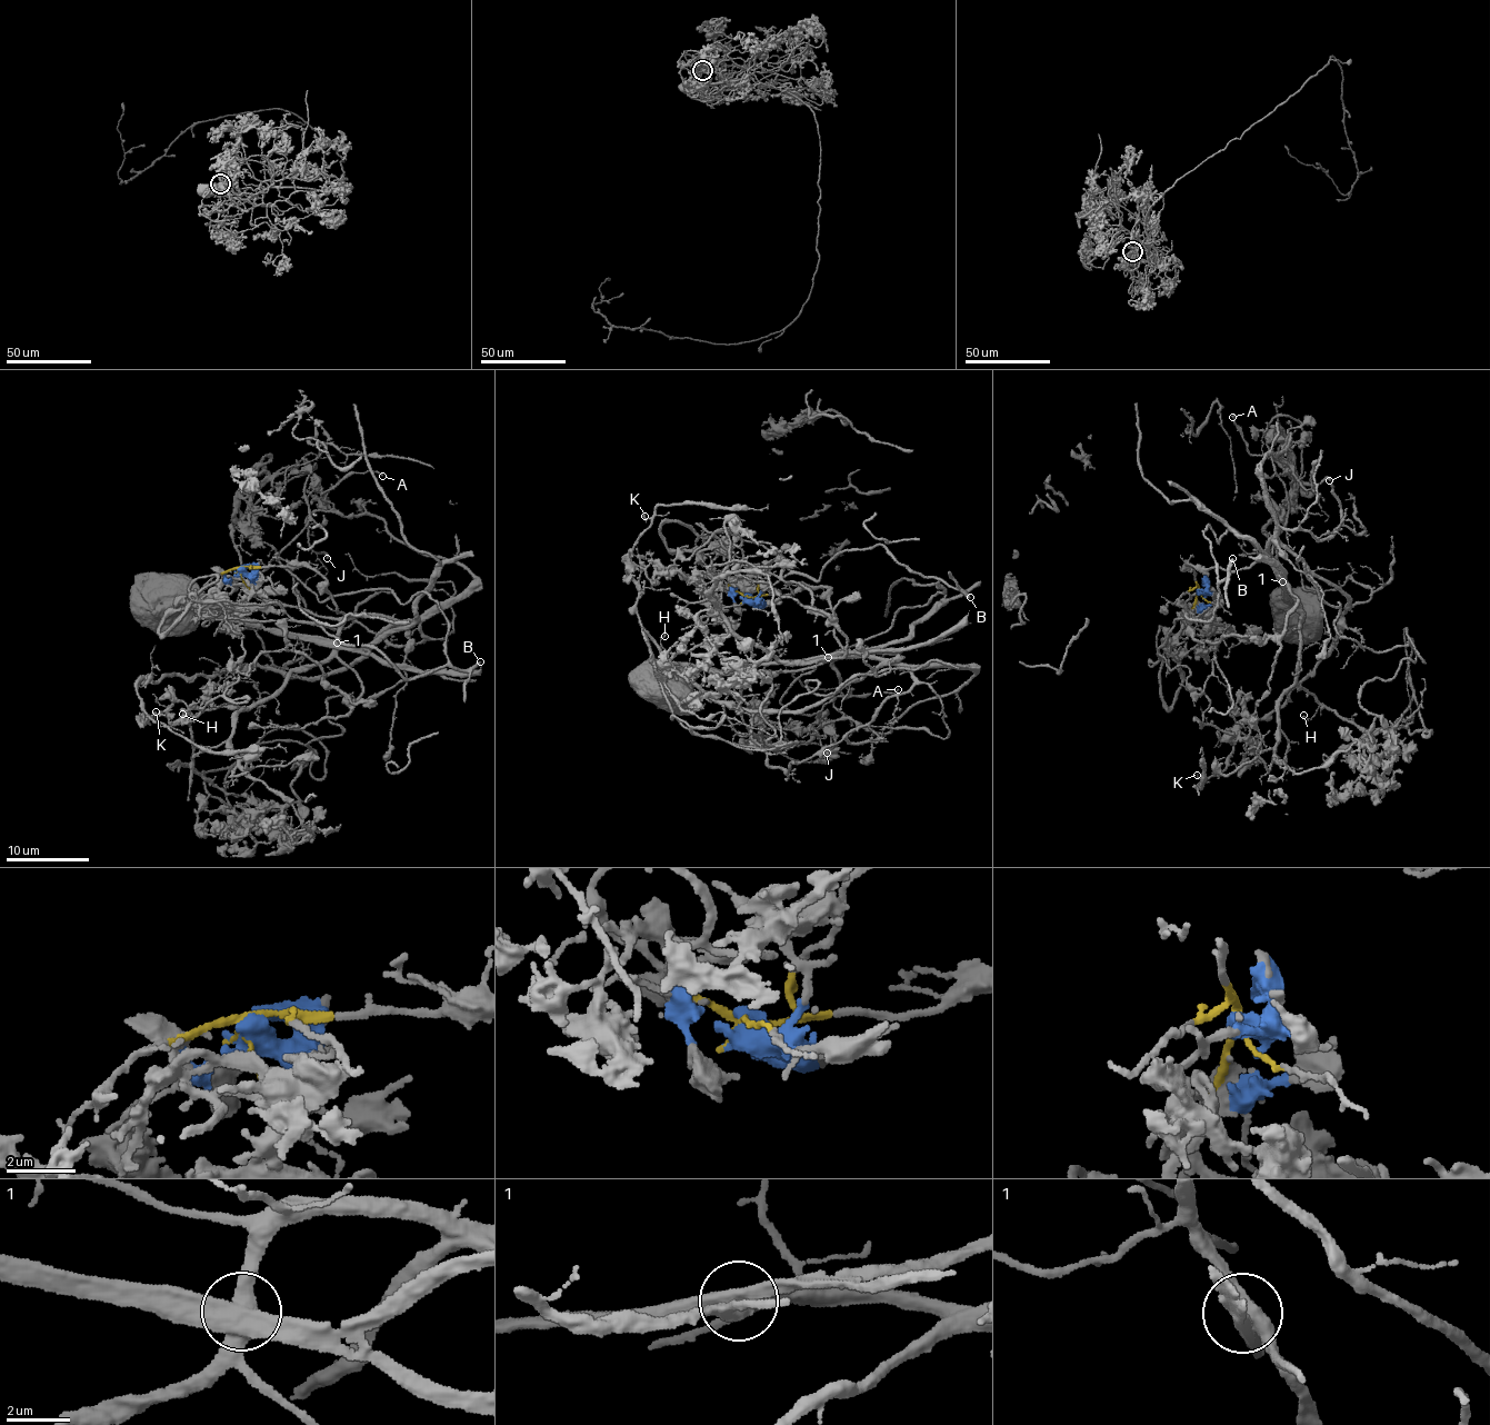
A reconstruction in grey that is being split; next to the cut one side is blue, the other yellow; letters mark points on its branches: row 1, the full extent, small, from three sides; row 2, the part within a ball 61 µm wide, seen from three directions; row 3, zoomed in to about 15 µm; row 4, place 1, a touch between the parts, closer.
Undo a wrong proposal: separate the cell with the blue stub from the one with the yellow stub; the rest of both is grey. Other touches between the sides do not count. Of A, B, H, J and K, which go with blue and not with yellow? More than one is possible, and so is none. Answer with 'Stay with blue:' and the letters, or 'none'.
Stay with blue: B

